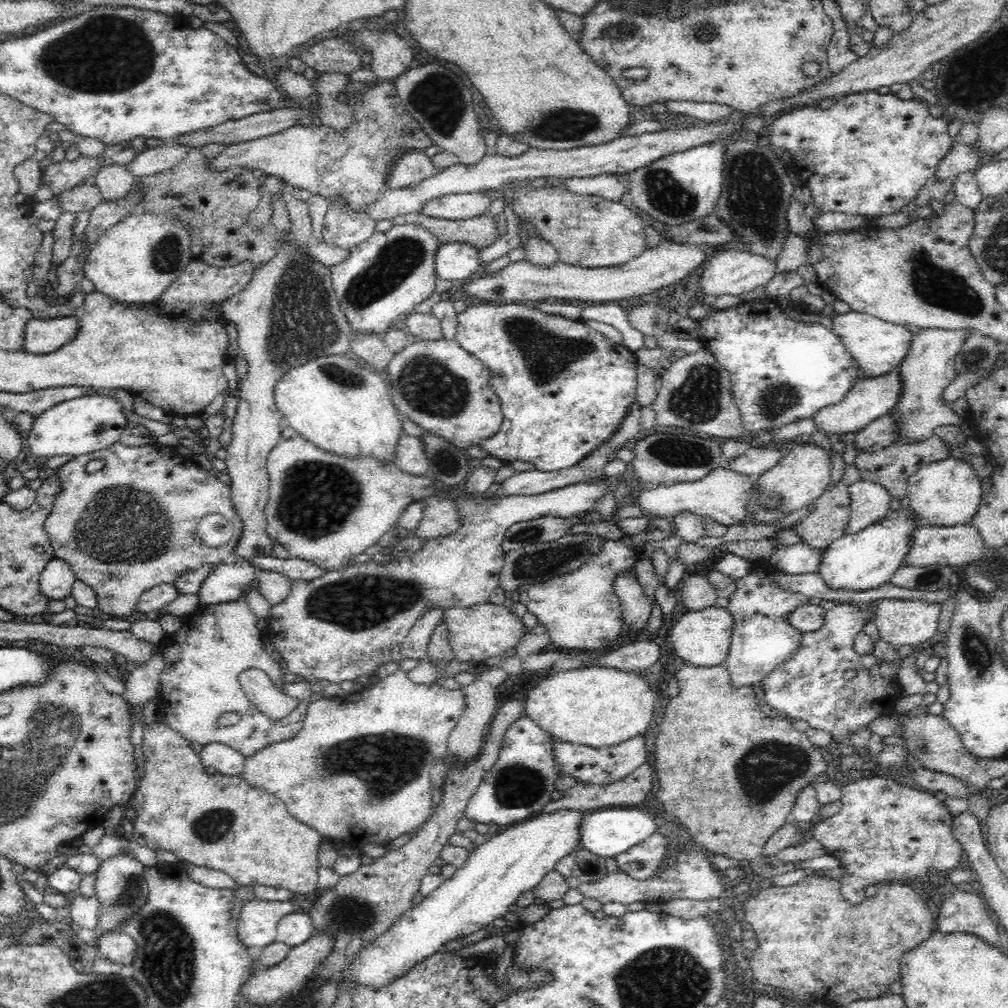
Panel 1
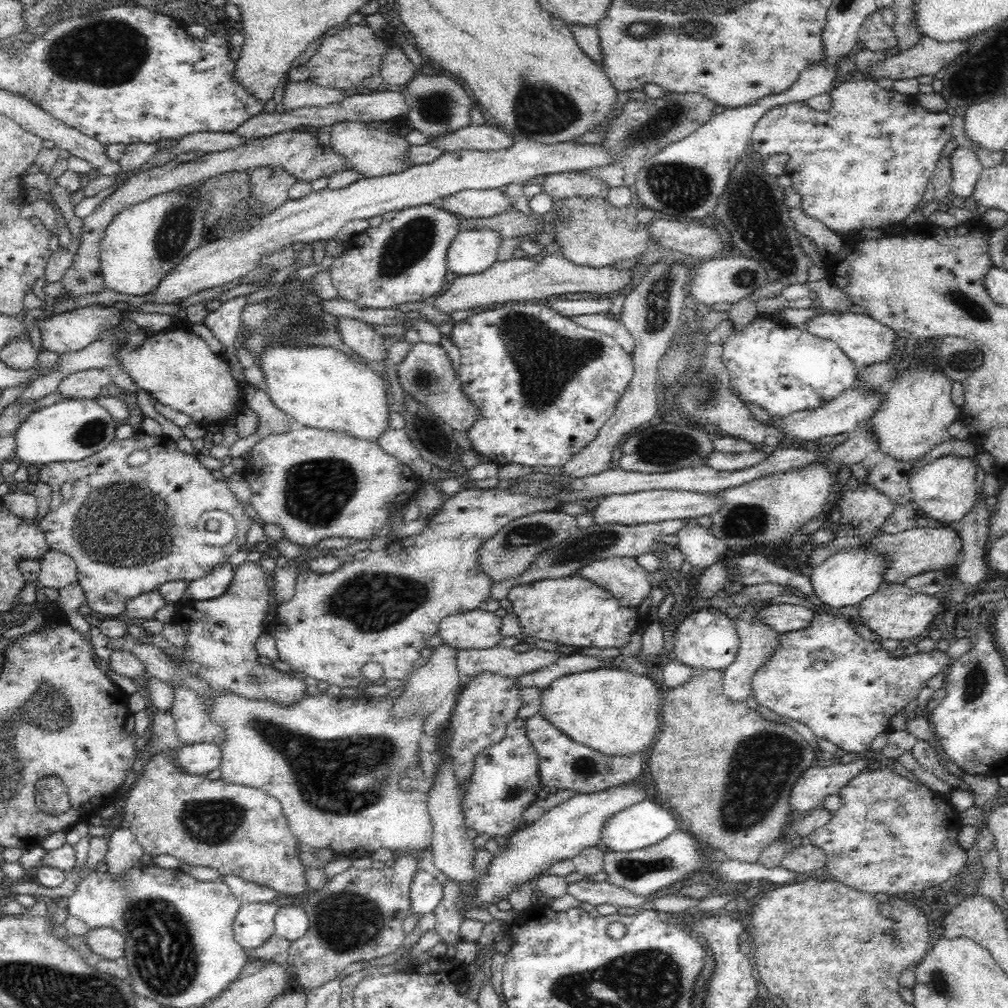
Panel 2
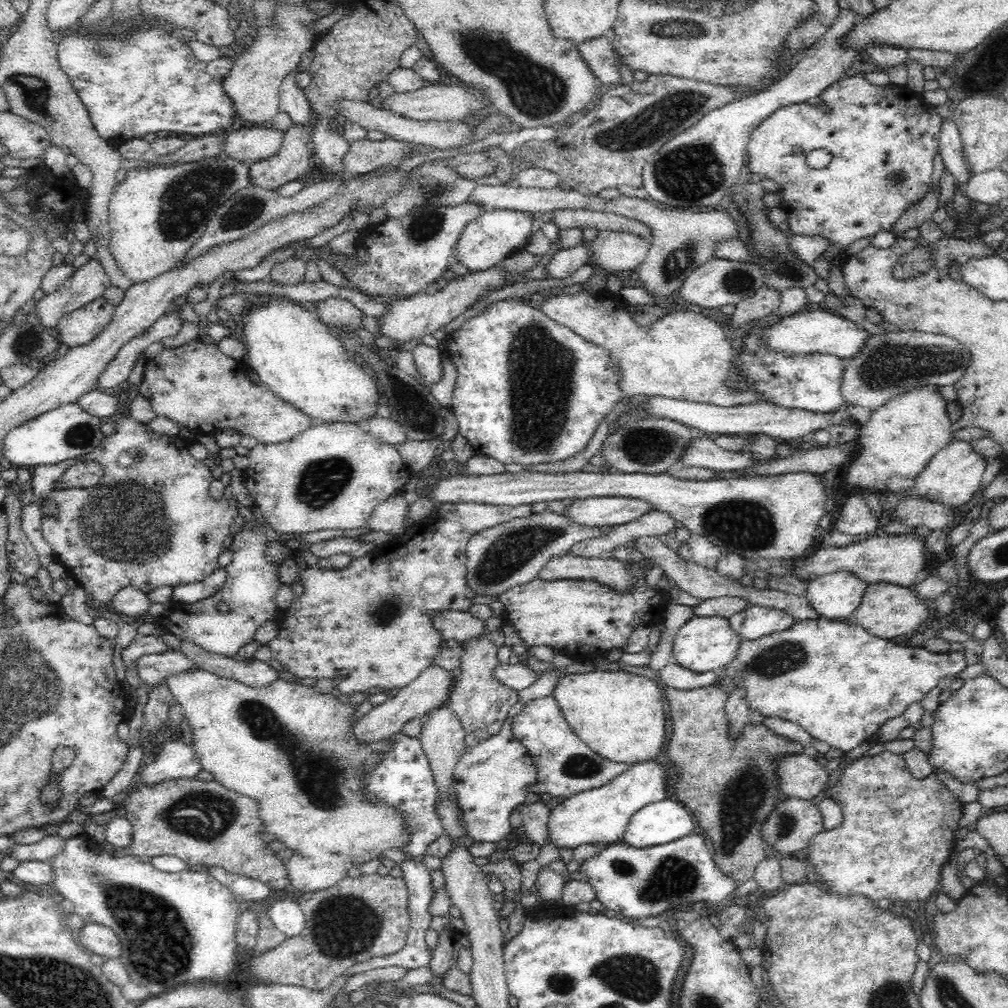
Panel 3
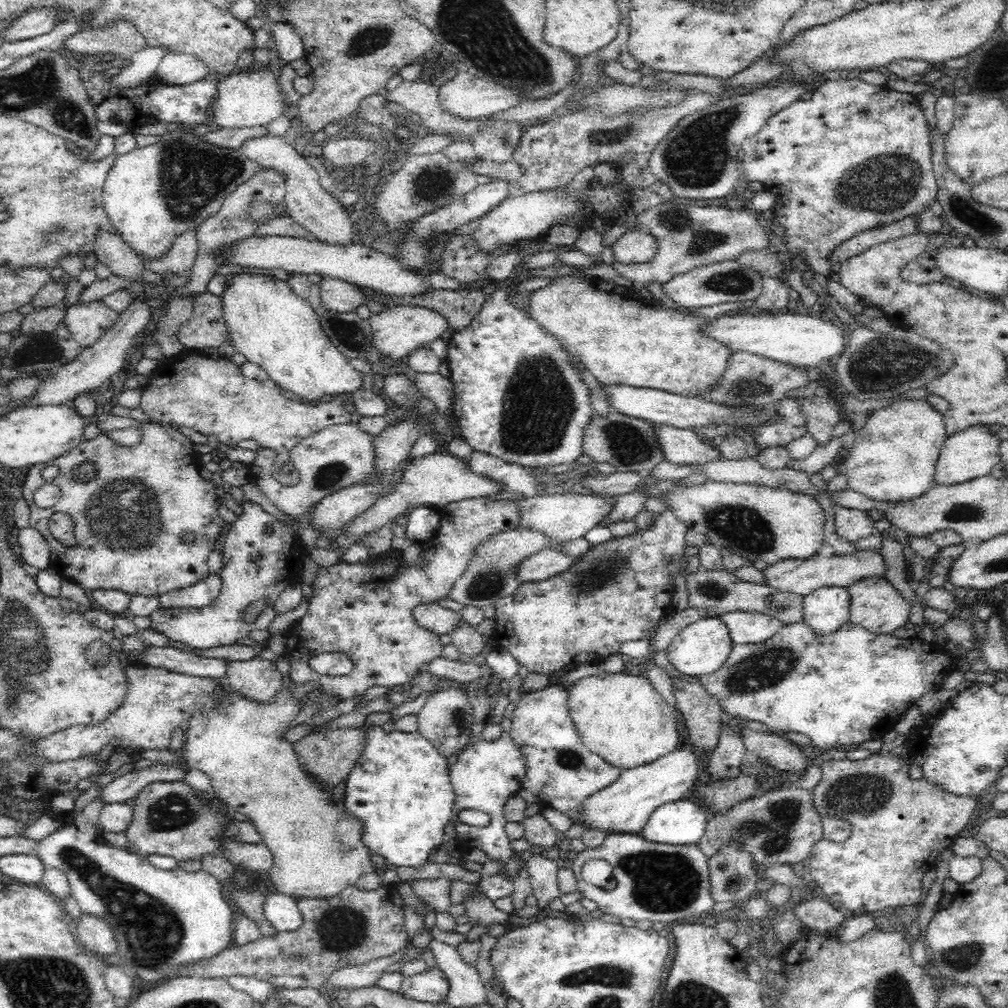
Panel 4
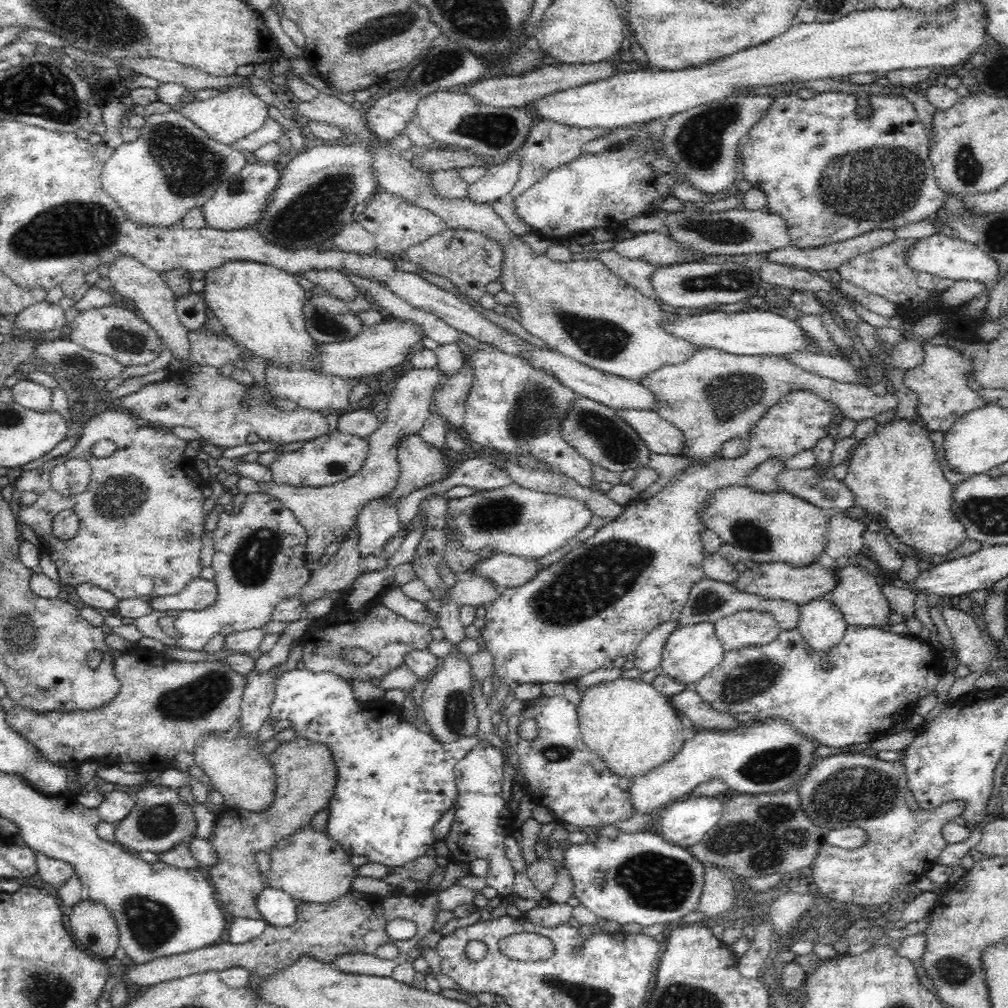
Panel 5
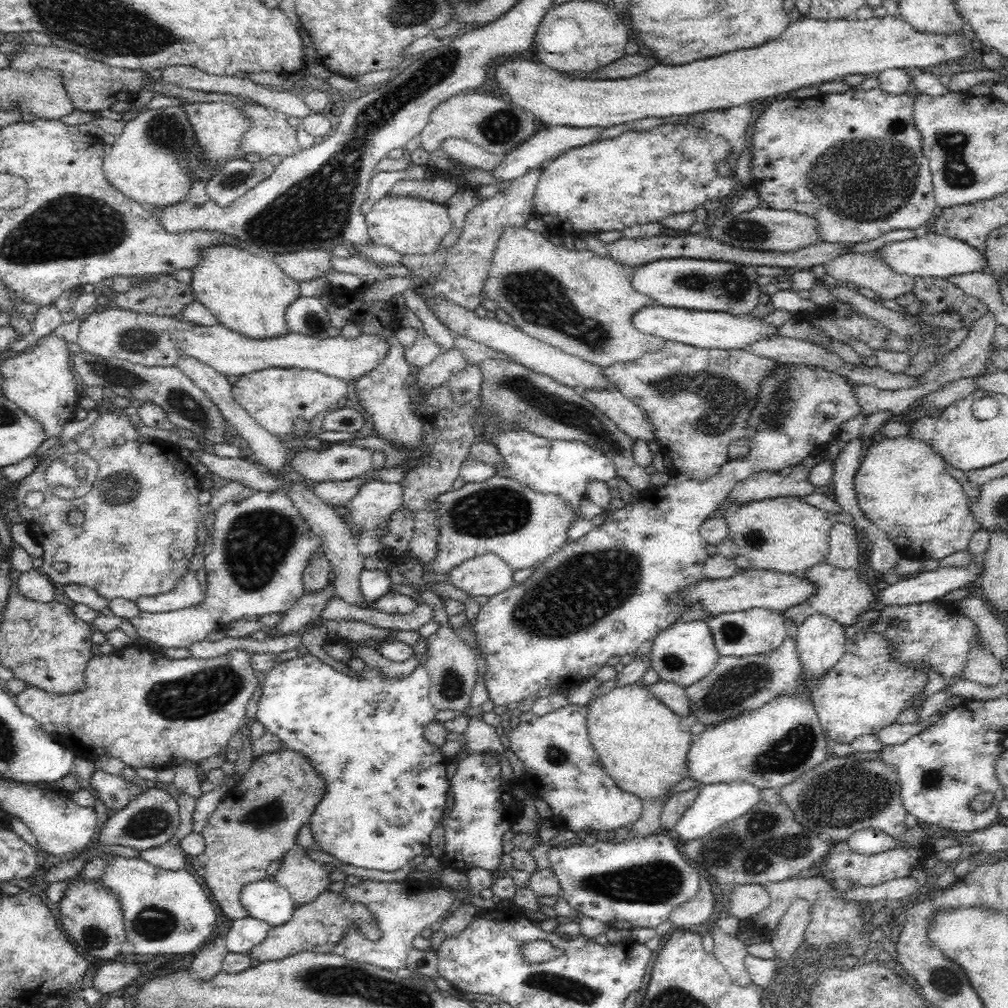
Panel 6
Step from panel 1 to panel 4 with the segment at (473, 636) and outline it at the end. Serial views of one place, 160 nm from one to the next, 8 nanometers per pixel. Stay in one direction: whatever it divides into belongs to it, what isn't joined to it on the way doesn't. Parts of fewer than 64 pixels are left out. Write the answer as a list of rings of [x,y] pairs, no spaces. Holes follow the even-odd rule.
[[[418,604],[412,608],[414,621],[422,628],[436,634],[450,634],[460,624],[459,611],[442,608],[436,604]]]

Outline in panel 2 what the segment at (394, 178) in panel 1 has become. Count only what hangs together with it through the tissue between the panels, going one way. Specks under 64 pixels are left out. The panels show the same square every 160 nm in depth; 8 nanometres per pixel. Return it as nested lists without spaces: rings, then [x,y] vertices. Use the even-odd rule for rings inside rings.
[[[342,122],[330,126],[330,131],[332,150],[342,155],[346,159],[347,166],[360,172],[362,177],[399,174],[410,168],[410,163],[404,163],[406,148],[409,146],[404,137],[380,131],[372,126],[368,127],[362,122]]]

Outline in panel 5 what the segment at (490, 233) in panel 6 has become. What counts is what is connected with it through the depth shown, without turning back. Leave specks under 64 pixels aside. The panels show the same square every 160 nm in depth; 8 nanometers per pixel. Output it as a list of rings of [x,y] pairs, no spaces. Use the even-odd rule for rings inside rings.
[[[544,119],[539,122],[536,121],[524,144],[515,153],[515,156],[519,156],[521,169],[519,170],[518,181],[509,193],[509,203],[511,204],[511,201],[516,200],[536,182],[539,182],[550,170],[554,170],[554,167],[566,164],[566,162],[572,162],[574,158],[578,158],[578,154],[583,153],[580,151],[580,148],[586,142],[590,142],[590,140],[594,140],[594,138],[598,138],[598,136],[602,136],[602,134],[610,131],[611,129],[605,128],[581,129],[574,126],[563,126],[562,124]],[[446,229],[420,244],[411,246],[404,253],[403,258],[414,262],[426,272],[444,276],[460,293],[477,302],[488,291],[488,284],[498,278],[503,254],[502,248],[496,240],[492,240],[480,232]]]

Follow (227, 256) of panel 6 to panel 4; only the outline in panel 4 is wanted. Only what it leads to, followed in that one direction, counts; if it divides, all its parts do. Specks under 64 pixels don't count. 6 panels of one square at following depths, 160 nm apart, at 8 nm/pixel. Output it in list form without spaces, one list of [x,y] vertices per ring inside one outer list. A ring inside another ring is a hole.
[[[238,272],[227,274],[228,280],[227,285],[223,292],[216,298],[222,299],[222,313],[225,319],[225,327],[227,328],[228,338],[231,340],[234,349],[240,354],[244,354],[246,360],[253,362],[258,367],[264,369],[270,378],[278,386],[282,386],[284,390],[290,390],[306,400],[316,400],[324,394],[343,394],[344,392],[352,392],[360,388],[362,380],[360,374],[352,367],[347,357],[345,357],[338,349],[332,344],[332,341],[326,337],[324,331],[320,329],[320,324],[318,321],[318,312],[316,312],[303,298],[300,298],[298,294],[292,290],[291,286],[287,285],[287,282],[276,278],[272,275],[256,274],[252,272]]]

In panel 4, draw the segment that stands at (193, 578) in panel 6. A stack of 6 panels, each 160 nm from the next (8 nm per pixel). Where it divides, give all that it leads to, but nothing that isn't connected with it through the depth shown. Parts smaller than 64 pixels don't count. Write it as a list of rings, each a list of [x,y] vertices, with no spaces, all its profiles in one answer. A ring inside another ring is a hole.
[[[208,575],[196,585],[162,594],[158,597],[159,606],[165,609],[186,608],[186,610],[210,606],[220,596],[221,589],[219,575]]]

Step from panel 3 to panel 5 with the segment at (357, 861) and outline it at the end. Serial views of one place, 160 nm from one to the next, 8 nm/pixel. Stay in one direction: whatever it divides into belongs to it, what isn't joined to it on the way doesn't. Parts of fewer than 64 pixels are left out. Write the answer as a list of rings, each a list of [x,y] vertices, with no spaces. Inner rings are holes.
[[[238,722],[225,733],[209,734],[197,742],[197,749],[193,755],[195,764],[200,766],[208,776],[210,776],[215,788],[224,797],[222,806],[230,808],[240,807],[240,809],[264,810],[271,806],[274,799],[274,769],[268,763],[268,756],[264,757],[260,753],[260,745],[256,745],[256,736],[251,739],[238,737]],[[302,827],[297,833],[279,840],[271,850],[271,870],[267,872],[268,887],[285,890],[296,901],[324,904],[350,892],[354,866],[348,861],[350,853],[330,842],[324,832]]]

